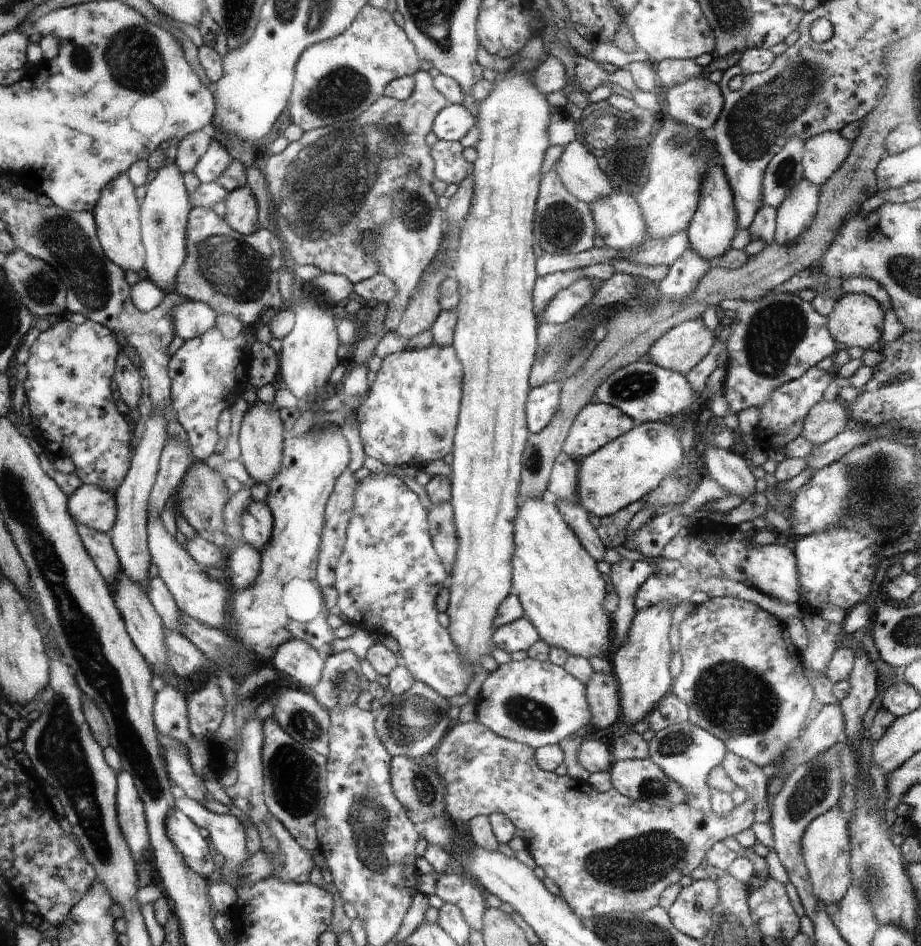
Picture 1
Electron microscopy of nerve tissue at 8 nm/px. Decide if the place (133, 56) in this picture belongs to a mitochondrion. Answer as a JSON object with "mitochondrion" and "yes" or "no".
{"mitochondrion":"yes"}

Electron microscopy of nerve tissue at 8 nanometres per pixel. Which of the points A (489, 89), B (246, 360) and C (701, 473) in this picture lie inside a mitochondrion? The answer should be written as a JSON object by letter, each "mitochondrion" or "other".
{"A":"other","B":"other","C":"other"}

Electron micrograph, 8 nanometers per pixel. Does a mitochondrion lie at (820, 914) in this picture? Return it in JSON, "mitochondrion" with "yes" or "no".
{"mitochondrion":"no"}

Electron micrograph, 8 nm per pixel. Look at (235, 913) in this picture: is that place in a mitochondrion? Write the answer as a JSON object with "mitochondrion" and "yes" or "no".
{"mitochondrion":"no"}

